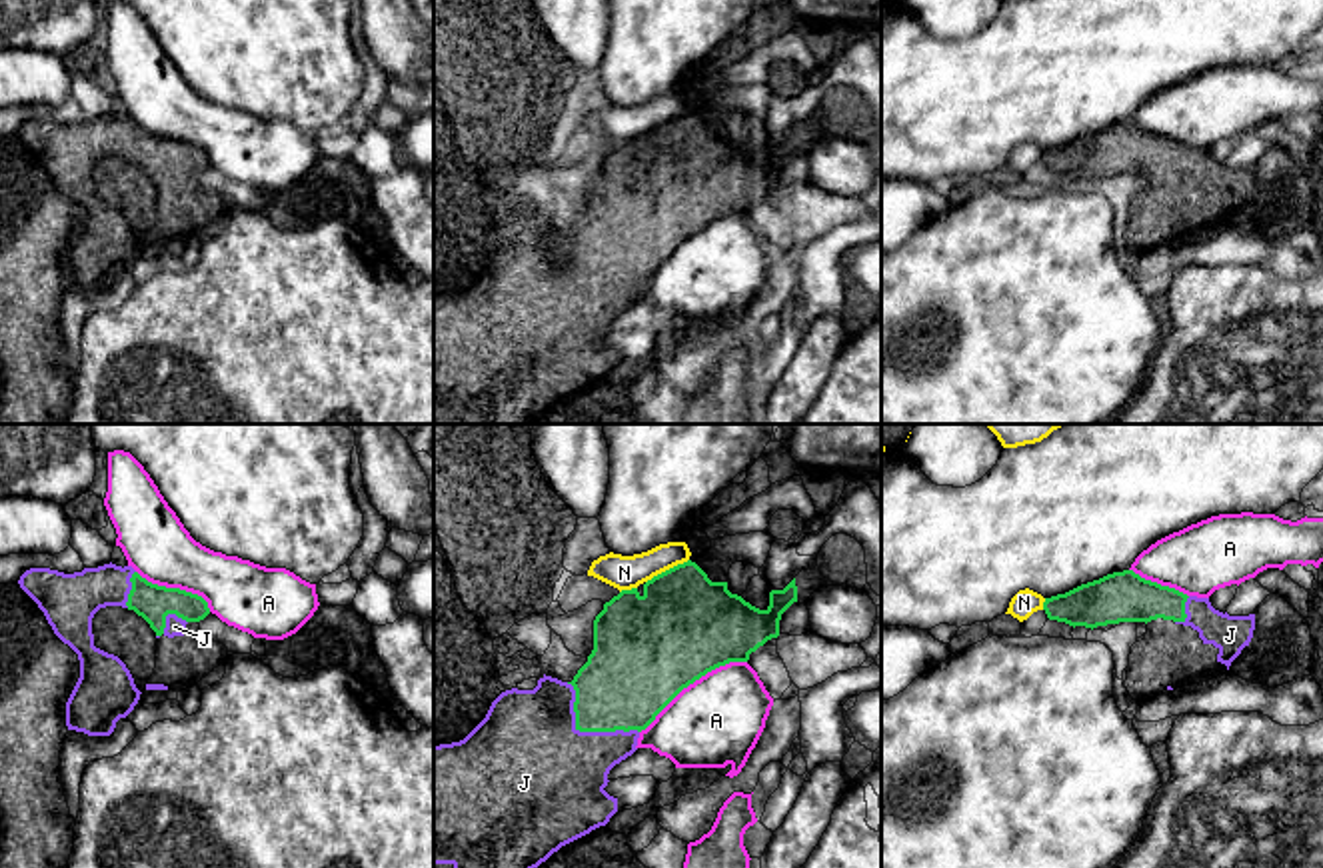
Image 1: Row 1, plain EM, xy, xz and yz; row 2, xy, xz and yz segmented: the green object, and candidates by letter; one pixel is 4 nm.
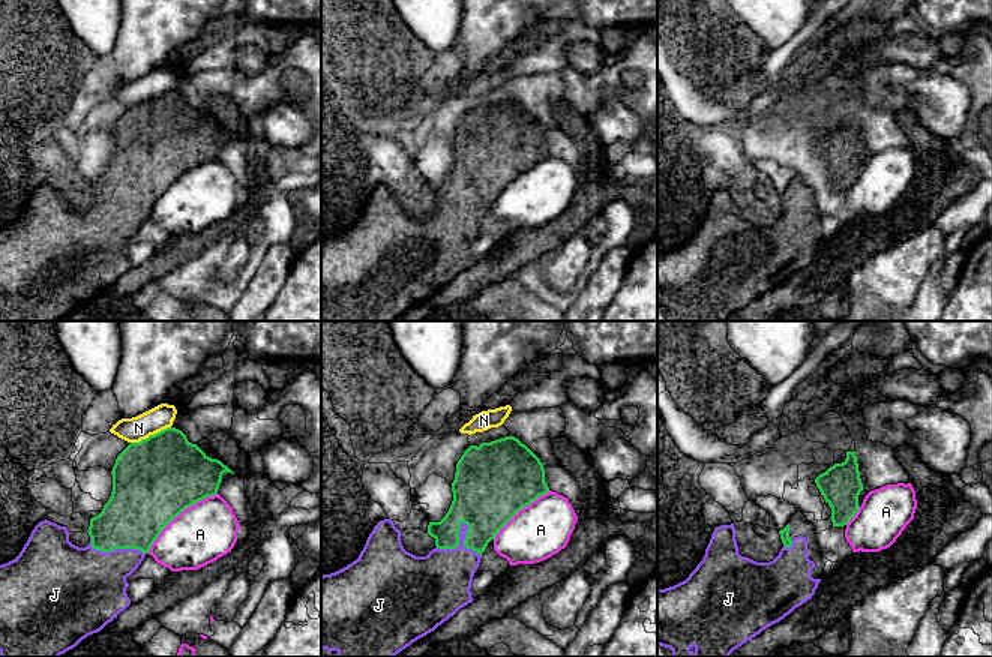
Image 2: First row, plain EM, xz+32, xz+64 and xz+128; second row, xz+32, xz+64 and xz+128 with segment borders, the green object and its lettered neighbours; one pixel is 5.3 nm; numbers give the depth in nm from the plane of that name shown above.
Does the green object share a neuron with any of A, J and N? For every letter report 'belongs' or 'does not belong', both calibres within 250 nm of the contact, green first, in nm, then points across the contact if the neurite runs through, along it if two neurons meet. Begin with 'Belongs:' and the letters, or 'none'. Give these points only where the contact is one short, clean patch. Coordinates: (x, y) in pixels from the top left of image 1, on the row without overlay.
Belongs: J
A: does not belong | 440/360 nm
J: belongs | 360/480 nm | across xz (624, 236), (584, 282), (544, 330)
N: does not belong | 420/140 nm | along xz (688, 110), (646, 134)

